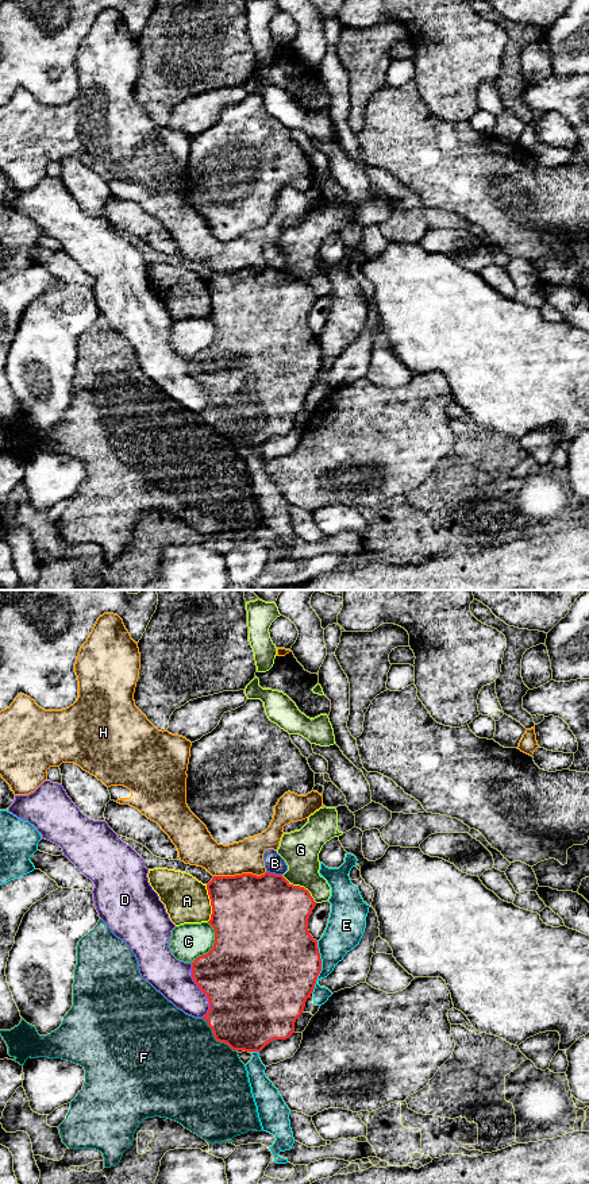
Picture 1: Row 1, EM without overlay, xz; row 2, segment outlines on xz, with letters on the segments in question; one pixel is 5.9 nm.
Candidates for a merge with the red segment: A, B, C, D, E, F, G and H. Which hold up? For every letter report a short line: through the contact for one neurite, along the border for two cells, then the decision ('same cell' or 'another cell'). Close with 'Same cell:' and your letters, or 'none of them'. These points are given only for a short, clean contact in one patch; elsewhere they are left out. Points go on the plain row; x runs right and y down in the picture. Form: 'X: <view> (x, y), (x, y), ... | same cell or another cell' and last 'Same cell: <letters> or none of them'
A: another cell
B: another cell
C: another cell
D: another cell
E: another cell
F: another cell
G: another cell
H: another cell
Same cell: none of them

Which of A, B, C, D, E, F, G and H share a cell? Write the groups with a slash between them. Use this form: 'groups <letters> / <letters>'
groups A / B / C / D / E / F / G / H

